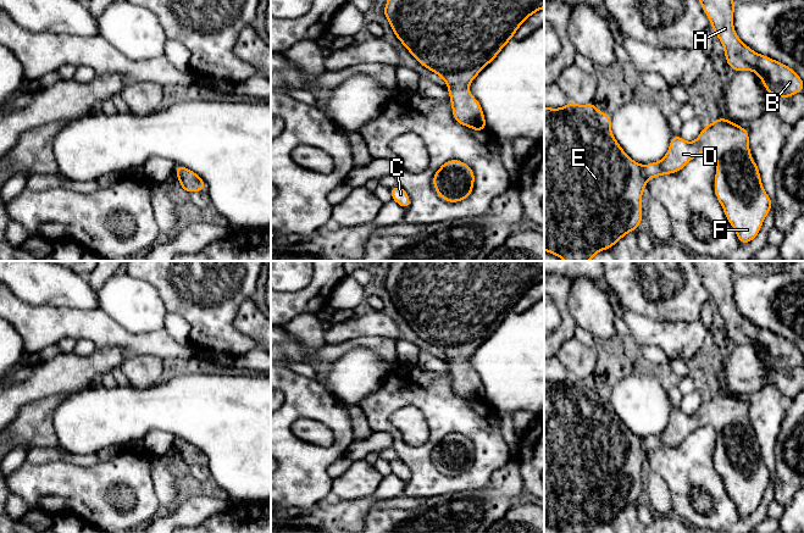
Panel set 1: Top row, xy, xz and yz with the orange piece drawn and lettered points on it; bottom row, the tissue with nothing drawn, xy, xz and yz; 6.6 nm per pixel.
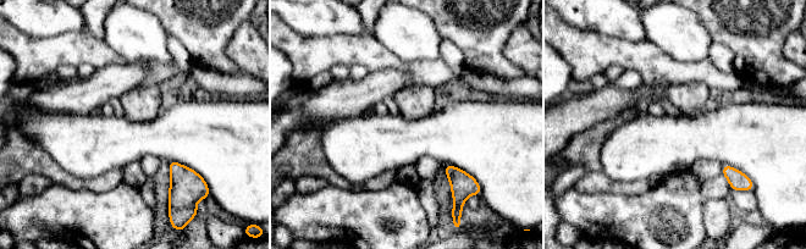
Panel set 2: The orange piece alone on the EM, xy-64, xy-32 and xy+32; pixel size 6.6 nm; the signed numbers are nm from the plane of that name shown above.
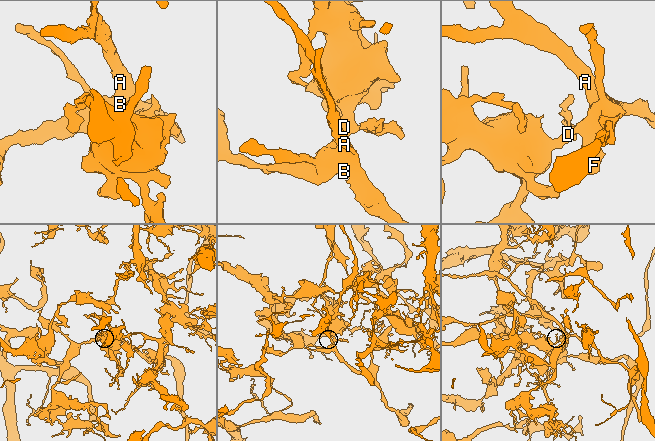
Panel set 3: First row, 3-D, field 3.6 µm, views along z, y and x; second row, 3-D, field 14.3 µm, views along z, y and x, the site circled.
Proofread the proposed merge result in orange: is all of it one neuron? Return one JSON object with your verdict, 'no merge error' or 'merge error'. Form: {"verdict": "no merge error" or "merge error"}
{"verdict": "no merge error"}

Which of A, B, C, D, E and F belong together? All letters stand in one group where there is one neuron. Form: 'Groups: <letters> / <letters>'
Groups: A B C D E F

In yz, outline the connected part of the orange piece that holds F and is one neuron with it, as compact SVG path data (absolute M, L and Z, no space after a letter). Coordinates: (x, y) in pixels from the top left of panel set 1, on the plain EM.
M569 374L561 382L544 381L544 523L562 533L590 533L600 523L608 523L625 507L636 504L642 495L642 465L653 450L676 446L702 426L712 426L716 431L715 467L728 495L737 506L741 517L755 512L772 481L772 473L765 466L759 443L750 431L748 404L725 390L703 400L698 412L687 416L680 409L672 409L670 422L659 435L642 439L630 432L614 411L610 401L611 389L600 387L593 376L584 379Z

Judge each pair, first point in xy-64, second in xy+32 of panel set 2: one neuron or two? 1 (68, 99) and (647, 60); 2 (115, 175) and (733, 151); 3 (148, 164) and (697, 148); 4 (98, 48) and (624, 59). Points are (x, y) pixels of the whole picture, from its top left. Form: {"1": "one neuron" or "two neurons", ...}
{"1": "two neurons", "2": "two neurons", "3": "two neurons", "4": "one neuron"}

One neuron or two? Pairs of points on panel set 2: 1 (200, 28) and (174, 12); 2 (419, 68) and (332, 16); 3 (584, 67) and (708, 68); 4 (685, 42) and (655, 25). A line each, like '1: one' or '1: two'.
1: one
2: two
3: one
4: one

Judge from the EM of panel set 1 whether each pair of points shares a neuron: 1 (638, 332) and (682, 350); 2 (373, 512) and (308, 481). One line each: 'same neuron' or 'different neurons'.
1: same neuron
2: different neurons

